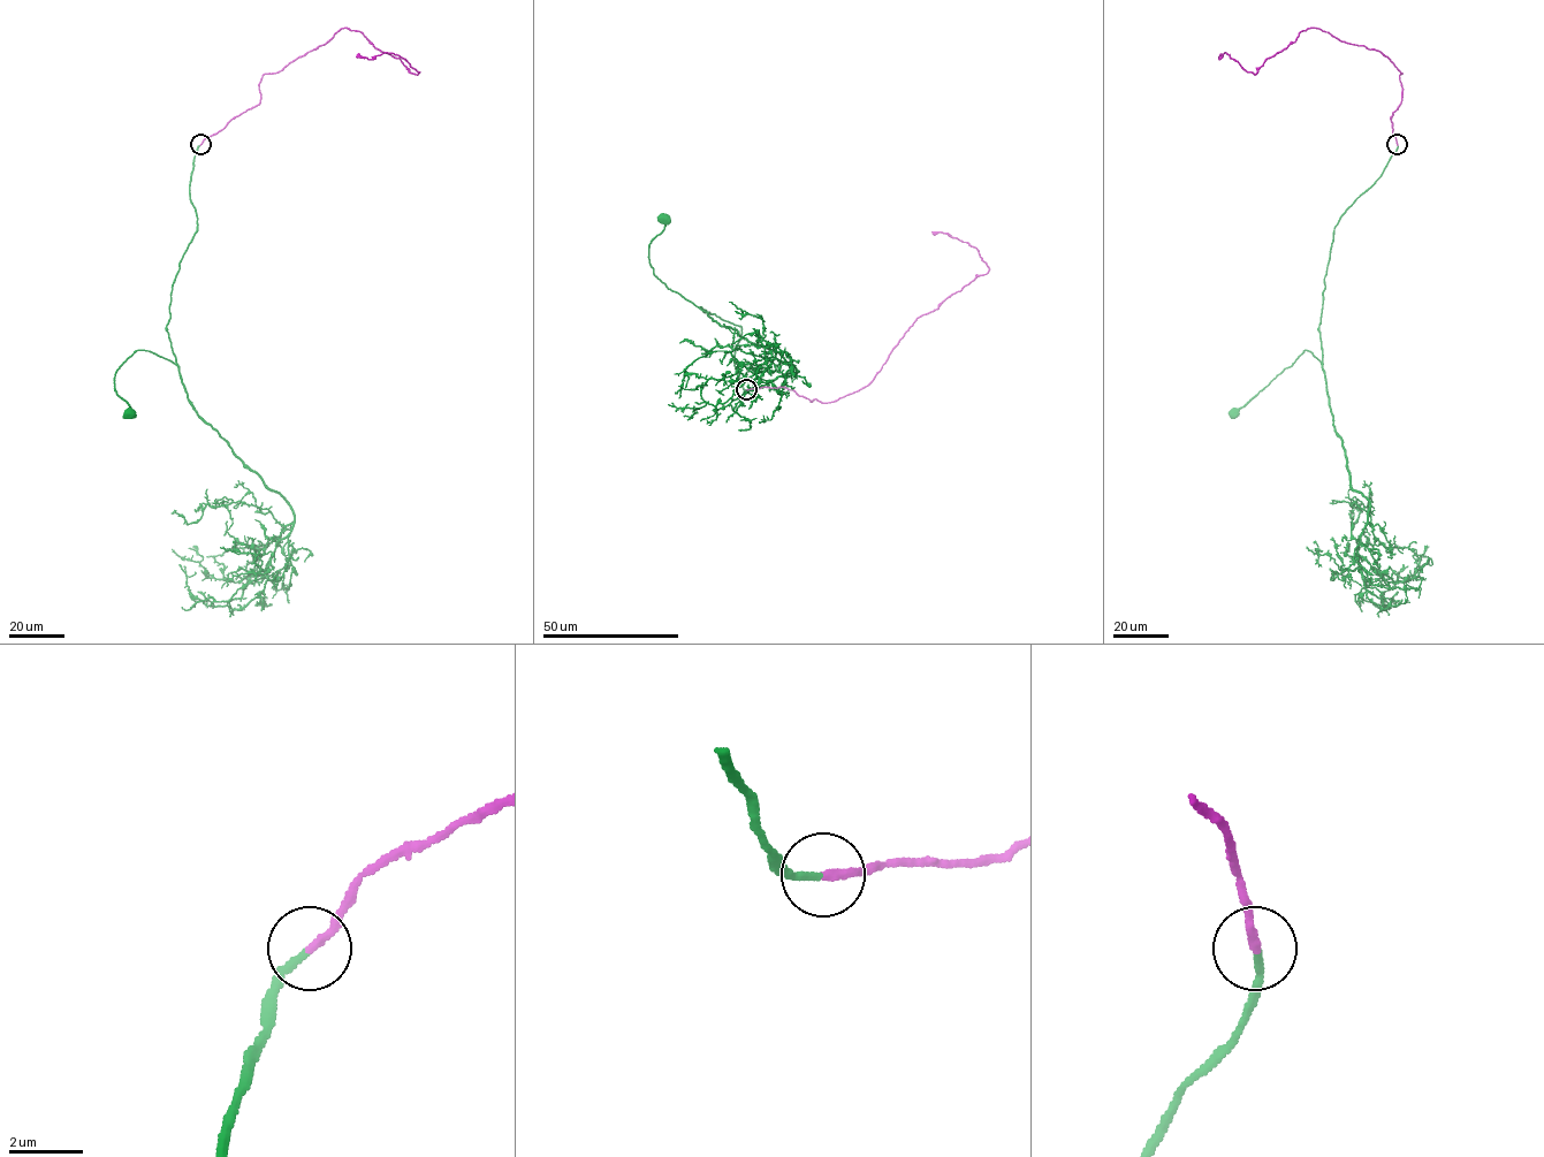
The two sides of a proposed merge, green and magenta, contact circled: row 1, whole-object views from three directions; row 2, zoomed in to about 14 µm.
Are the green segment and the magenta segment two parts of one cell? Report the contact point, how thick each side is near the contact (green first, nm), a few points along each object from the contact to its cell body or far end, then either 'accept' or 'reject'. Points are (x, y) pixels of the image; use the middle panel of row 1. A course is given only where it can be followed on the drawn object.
at (746, 389); 200 nm thick on the green side, 220 nm on the other; green runs (746, 389), (735, 365), (740, 326), (700, 307), (704, 312), (653, 273), (648, 246), (664, 228), (664, 218); magenta runs (746, 389), (784, 387), (829, 403), (866, 386), (914, 321), (988, 272), (967, 243), (933, 234); accept

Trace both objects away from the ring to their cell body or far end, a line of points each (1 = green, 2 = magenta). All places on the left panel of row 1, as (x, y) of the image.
1: (200, 145), (190, 182), (197, 228), (166, 326), (176, 364), (137, 350), (119, 366), (114, 388), (129, 411)
2: (200, 145), (260, 103), (261, 76), (341, 29), (360, 31), (419, 71), (393, 53), (356, 55)

